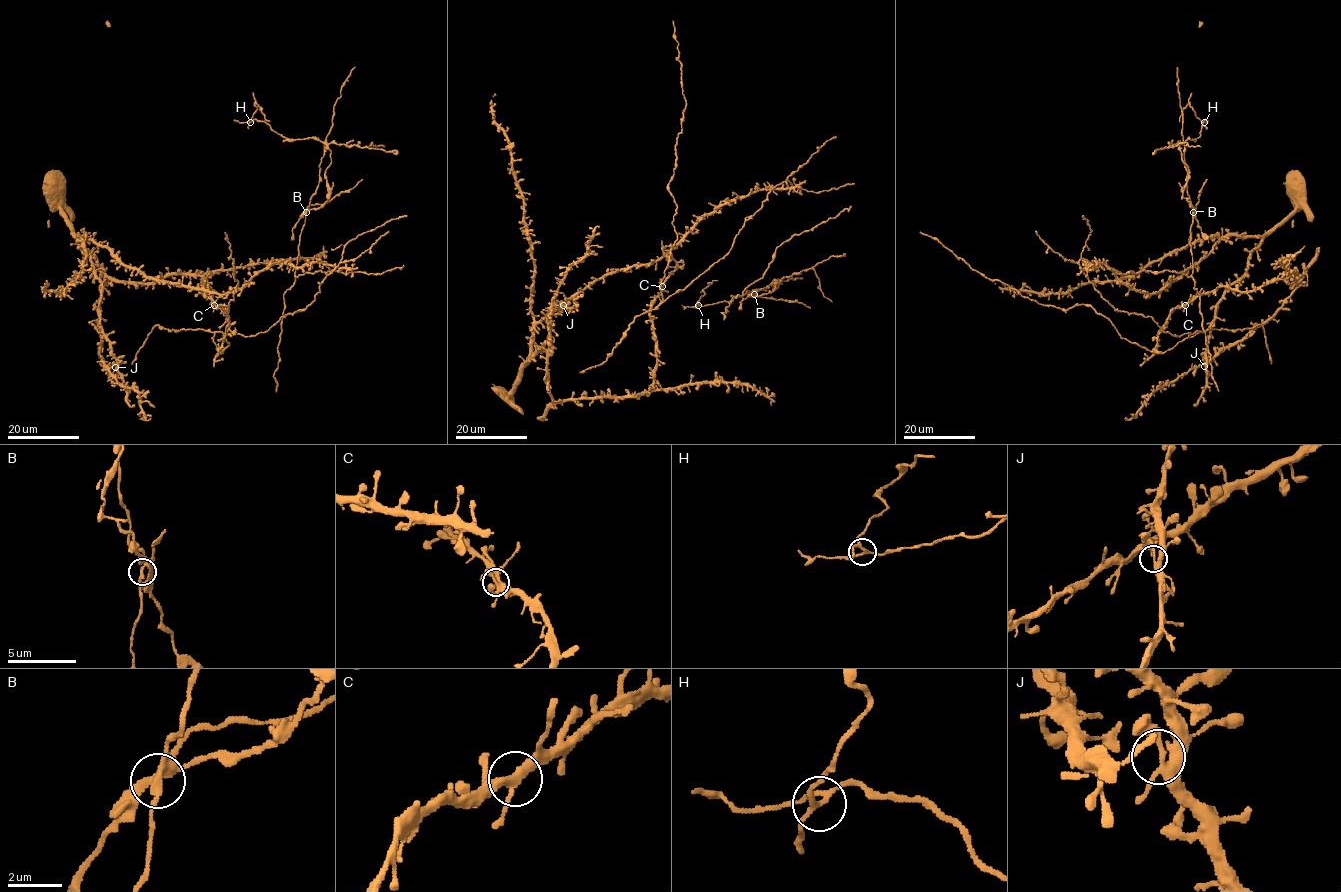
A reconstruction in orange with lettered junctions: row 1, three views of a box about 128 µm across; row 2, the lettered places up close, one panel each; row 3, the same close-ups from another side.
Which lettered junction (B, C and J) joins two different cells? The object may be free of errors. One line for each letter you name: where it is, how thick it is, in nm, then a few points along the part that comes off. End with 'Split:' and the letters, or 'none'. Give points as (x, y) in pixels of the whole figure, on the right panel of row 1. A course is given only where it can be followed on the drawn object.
B: (1193, 212) | 240 nm | (1193, 212), (1183, 196), (1189, 170), (1179, 146), (1188, 137), (1200, 135), (1204, 120), (1188, 103), (1179, 121)
Split: B

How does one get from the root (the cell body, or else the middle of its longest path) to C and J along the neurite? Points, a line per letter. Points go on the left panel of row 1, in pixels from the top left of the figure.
C: (80, 245), (100, 282), (99, 325), (117, 367), (108, 365), (100, 355), (105, 282), (198, 274), (214, 305)
J: (80, 245), (87, 252), (92, 272), (100, 282), (99, 325), (109, 343), (110, 354), (117, 363), (115, 367)

